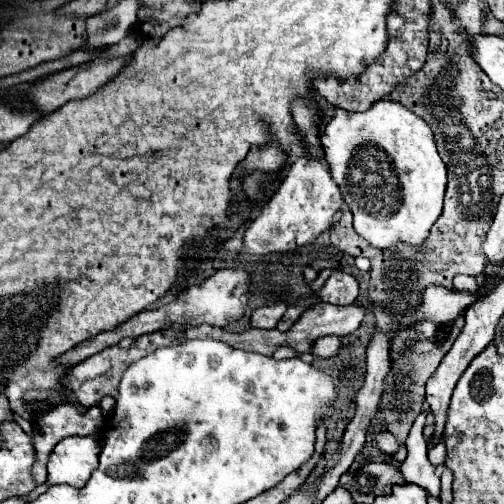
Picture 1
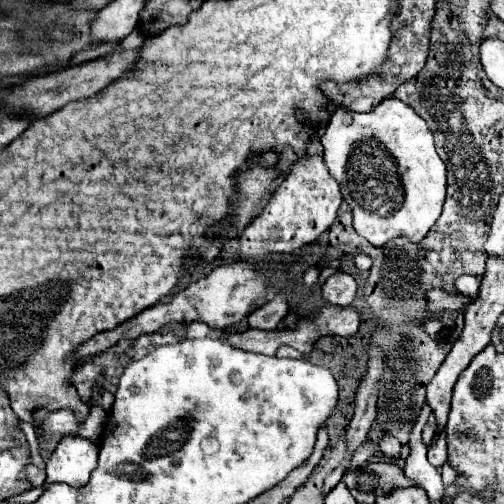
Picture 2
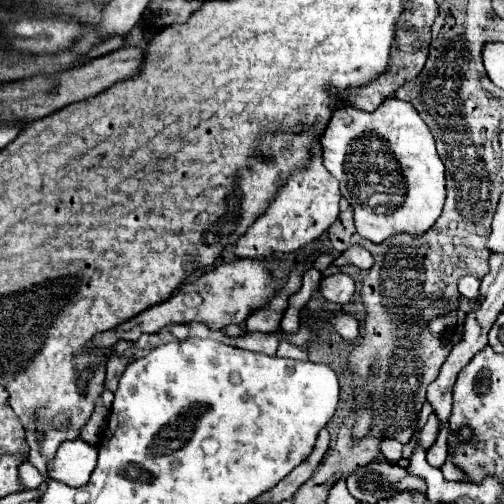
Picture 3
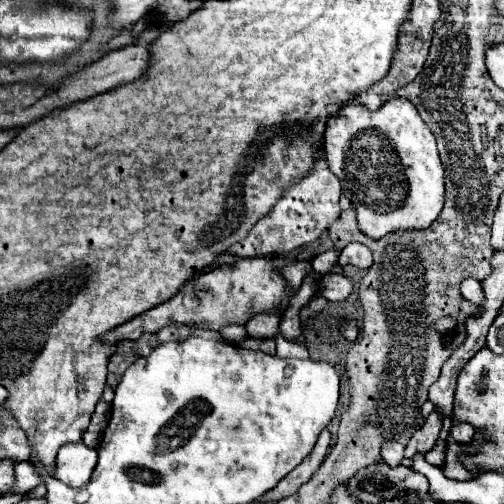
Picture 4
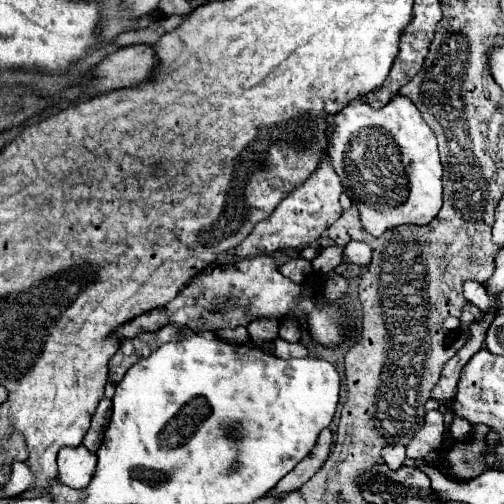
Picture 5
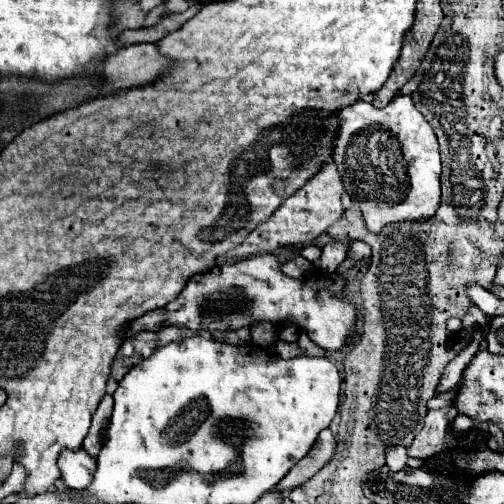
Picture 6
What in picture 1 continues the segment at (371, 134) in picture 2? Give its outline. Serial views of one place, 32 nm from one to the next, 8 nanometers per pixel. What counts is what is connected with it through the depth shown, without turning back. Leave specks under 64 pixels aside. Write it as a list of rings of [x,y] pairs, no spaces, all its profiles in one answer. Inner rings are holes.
[[[378,100],[366,112],[346,112],[336,108],[320,140],[330,174],[336,180],[344,202],[354,214],[354,228],[360,236],[364,236],[376,248],[392,248],[398,242],[420,246],[428,238],[432,224],[442,214],[446,166],[438,156],[430,126],[420,116],[392,100]]]

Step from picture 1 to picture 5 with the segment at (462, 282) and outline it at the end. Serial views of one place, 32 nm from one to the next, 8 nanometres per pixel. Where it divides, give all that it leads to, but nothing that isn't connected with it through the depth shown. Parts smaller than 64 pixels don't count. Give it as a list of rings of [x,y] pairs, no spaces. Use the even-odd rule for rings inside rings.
[[[466,280],[462,288],[464,288],[464,298],[466,298],[468,302],[476,304],[482,312],[486,312],[486,310],[490,310],[490,308],[492,308],[494,300],[490,300],[490,298],[488,298],[488,294],[486,294],[486,290],[484,290],[484,286],[482,286],[480,282]]]

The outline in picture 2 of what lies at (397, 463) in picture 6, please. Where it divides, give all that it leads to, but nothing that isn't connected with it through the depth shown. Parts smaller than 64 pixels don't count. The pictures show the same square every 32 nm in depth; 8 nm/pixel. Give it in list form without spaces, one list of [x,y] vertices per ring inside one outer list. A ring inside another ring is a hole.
[[[384,434],[384,436],[378,440],[378,446],[380,446],[380,450],[382,450],[390,460],[396,460],[398,454],[400,454],[400,448],[402,448],[402,444],[400,444],[394,436],[388,436],[388,434]]]

